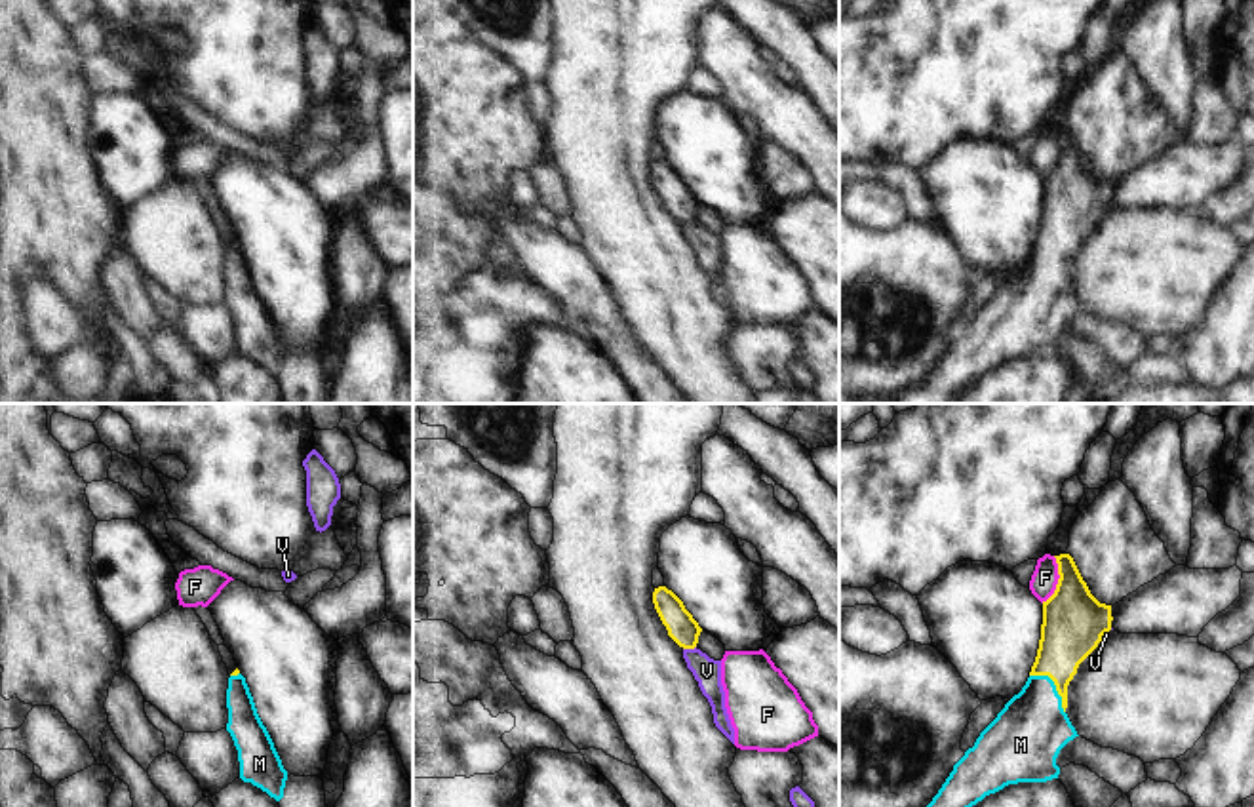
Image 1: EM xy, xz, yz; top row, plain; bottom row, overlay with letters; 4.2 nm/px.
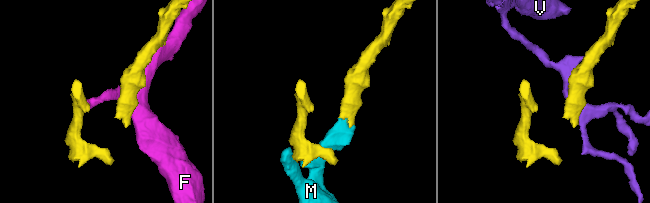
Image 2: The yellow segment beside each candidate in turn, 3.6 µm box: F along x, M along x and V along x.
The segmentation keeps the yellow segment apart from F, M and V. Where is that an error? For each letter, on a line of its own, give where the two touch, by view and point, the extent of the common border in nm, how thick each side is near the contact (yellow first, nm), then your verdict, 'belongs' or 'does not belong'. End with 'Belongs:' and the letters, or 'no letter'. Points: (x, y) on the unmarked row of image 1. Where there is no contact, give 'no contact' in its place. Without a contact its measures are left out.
F: yz (1058, 155) | 200 nm | 280/110 nm | does not belong
M: yz (1055, 257) | 220 nm | 260/300 nm | belongs
V: xz (689, 221) | 60 nm | 120/120 nm | does not belong
Belongs: M

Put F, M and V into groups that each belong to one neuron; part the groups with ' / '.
F / M / V

